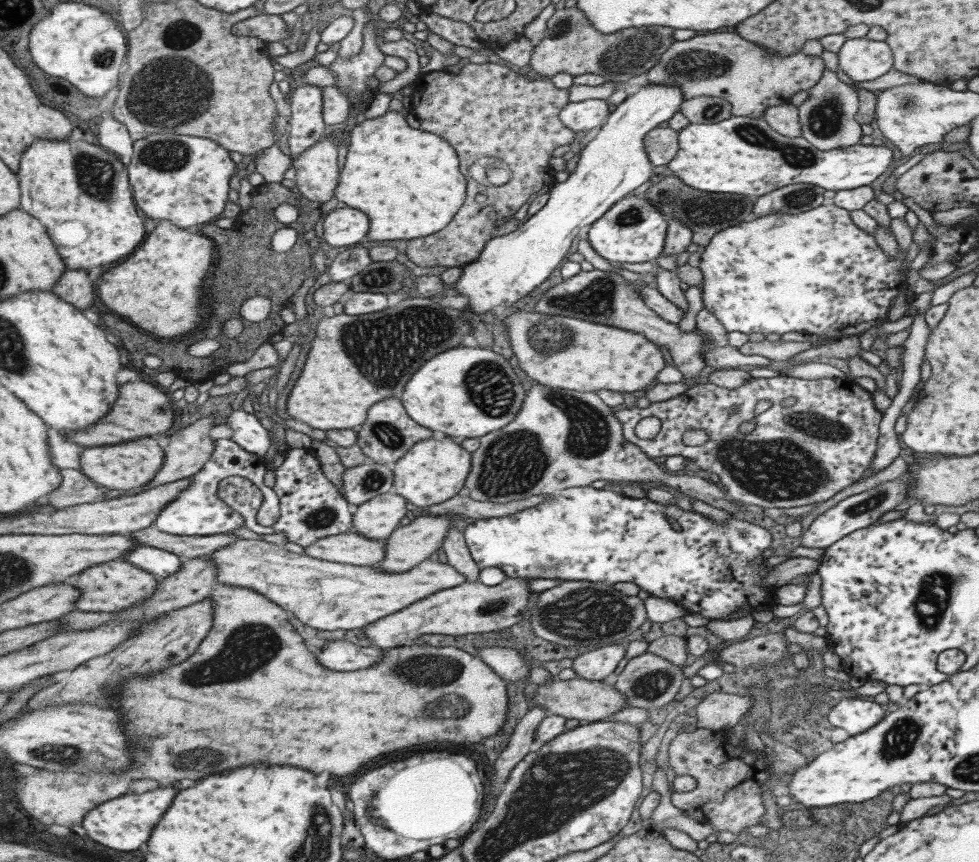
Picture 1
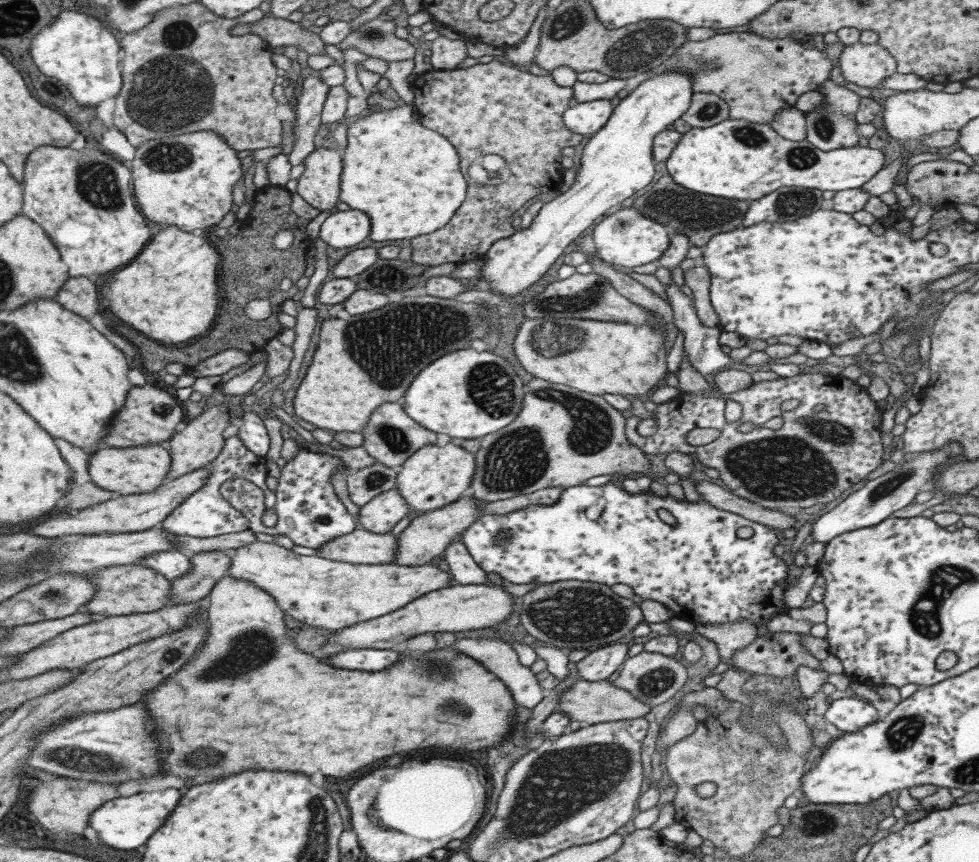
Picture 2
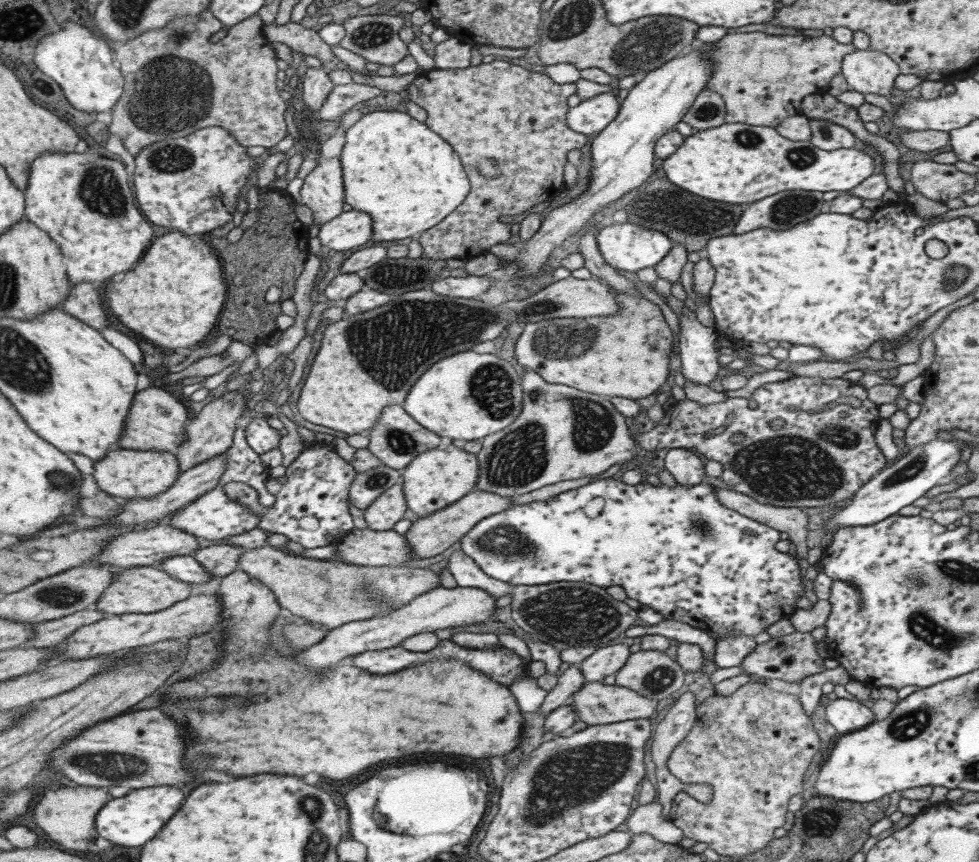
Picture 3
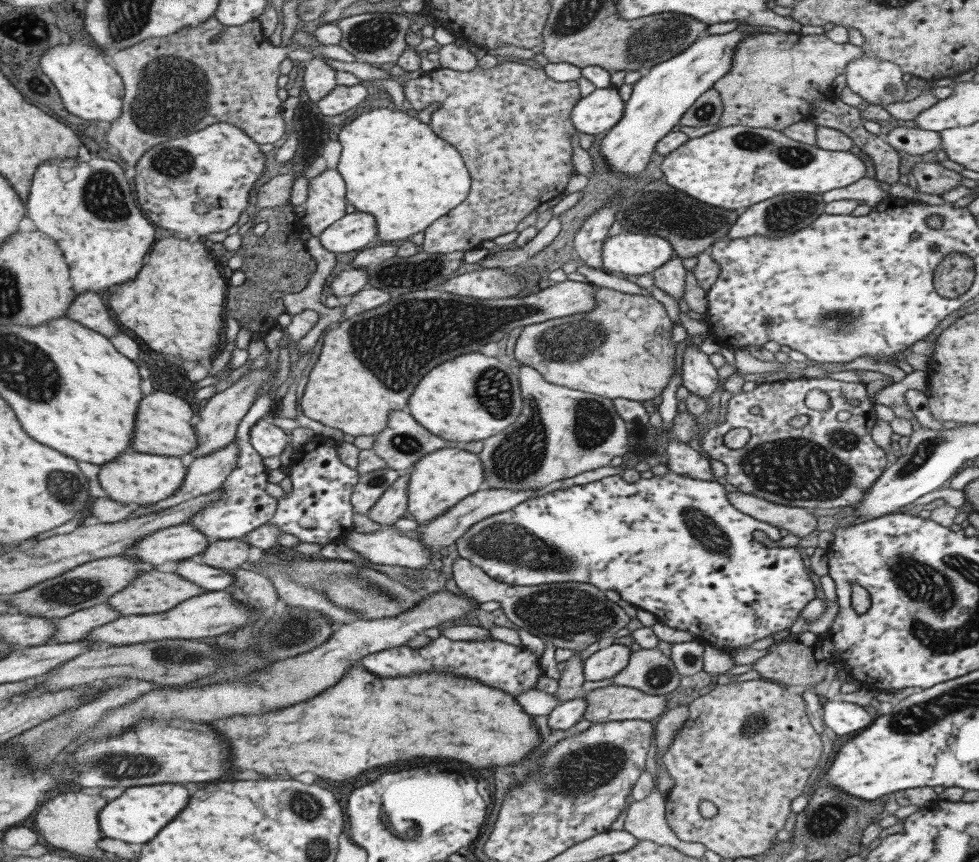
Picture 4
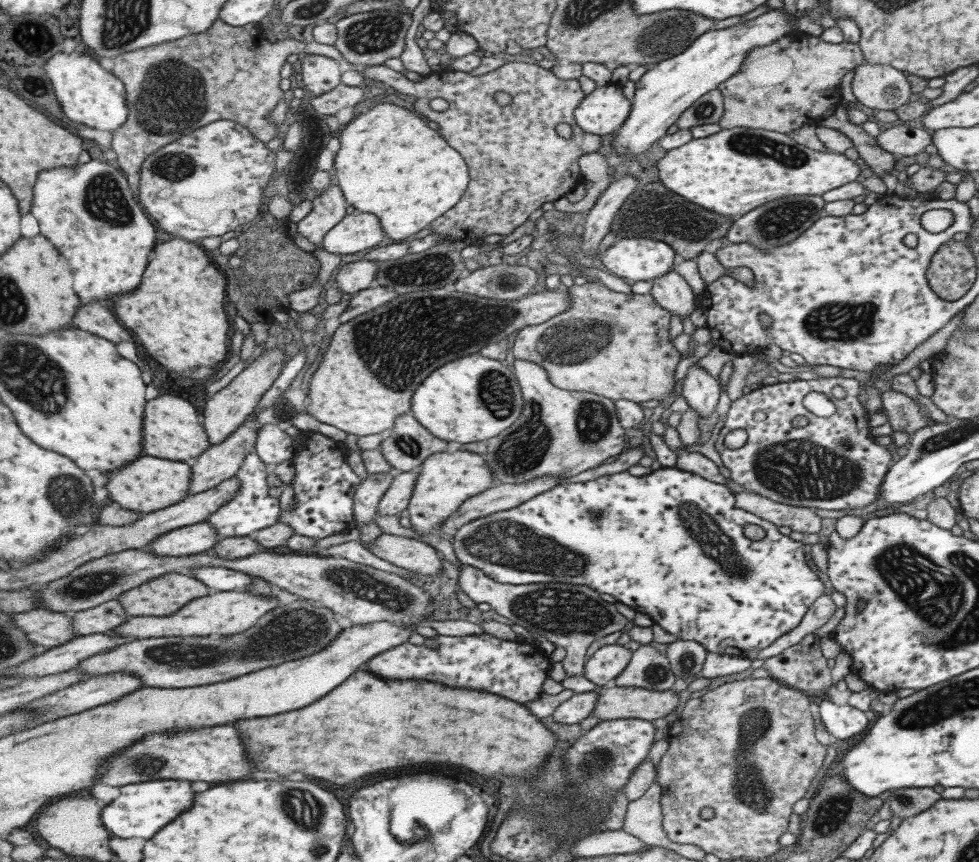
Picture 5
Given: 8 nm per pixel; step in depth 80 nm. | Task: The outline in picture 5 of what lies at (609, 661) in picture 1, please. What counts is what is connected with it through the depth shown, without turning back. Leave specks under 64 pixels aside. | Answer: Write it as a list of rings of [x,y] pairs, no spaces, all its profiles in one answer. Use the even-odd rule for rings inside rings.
[[[600,646],[584,663],[582,676],[596,686],[603,687],[607,680],[613,680],[629,662],[631,651],[627,646]]]

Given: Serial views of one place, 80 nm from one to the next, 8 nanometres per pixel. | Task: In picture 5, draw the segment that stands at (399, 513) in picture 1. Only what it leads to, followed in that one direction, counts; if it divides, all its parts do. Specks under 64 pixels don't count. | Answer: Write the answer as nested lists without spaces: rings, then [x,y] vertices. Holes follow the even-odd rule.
[[[411,470],[394,476],[377,504],[376,516],[391,516],[406,508],[417,475],[417,470]]]

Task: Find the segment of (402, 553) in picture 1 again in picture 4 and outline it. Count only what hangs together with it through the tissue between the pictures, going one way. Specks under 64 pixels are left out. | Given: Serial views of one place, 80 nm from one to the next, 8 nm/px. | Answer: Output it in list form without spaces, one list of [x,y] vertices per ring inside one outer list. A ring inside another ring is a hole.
[[[480,488],[477,492],[468,494],[467,497],[457,502],[457,505],[448,508],[441,516],[436,516],[427,524],[417,525],[416,529],[421,532],[422,538],[422,541],[419,542],[431,551],[455,544],[457,538],[459,538],[465,530],[468,530],[473,523],[479,522],[488,516],[493,516],[493,514],[511,510],[516,505],[531,498],[531,494],[535,491],[535,489],[511,490],[508,488]]]

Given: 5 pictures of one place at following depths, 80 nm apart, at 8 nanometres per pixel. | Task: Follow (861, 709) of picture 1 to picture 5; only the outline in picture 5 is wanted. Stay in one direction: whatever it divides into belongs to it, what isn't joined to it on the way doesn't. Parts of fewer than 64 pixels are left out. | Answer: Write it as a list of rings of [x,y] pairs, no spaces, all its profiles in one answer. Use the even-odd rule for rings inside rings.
[[[823,700],[818,706],[817,717],[825,727],[825,731],[835,740],[847,740],[865,730],[869,724],[870,714],[865,714],[847,704],[836,706],[829,700]]]

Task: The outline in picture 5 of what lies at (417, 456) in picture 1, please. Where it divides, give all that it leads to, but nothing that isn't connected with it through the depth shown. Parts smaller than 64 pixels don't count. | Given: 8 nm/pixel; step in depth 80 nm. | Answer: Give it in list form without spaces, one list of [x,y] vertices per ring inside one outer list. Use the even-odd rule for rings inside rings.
[[[463,450],[451,454],[446,451],[430,454],[420,464],[417,474],[406,507],[411,530],[417,534],[435,532],[467,498],[496,484],[488,466],[485,466],[485,459],[481,455]]]

